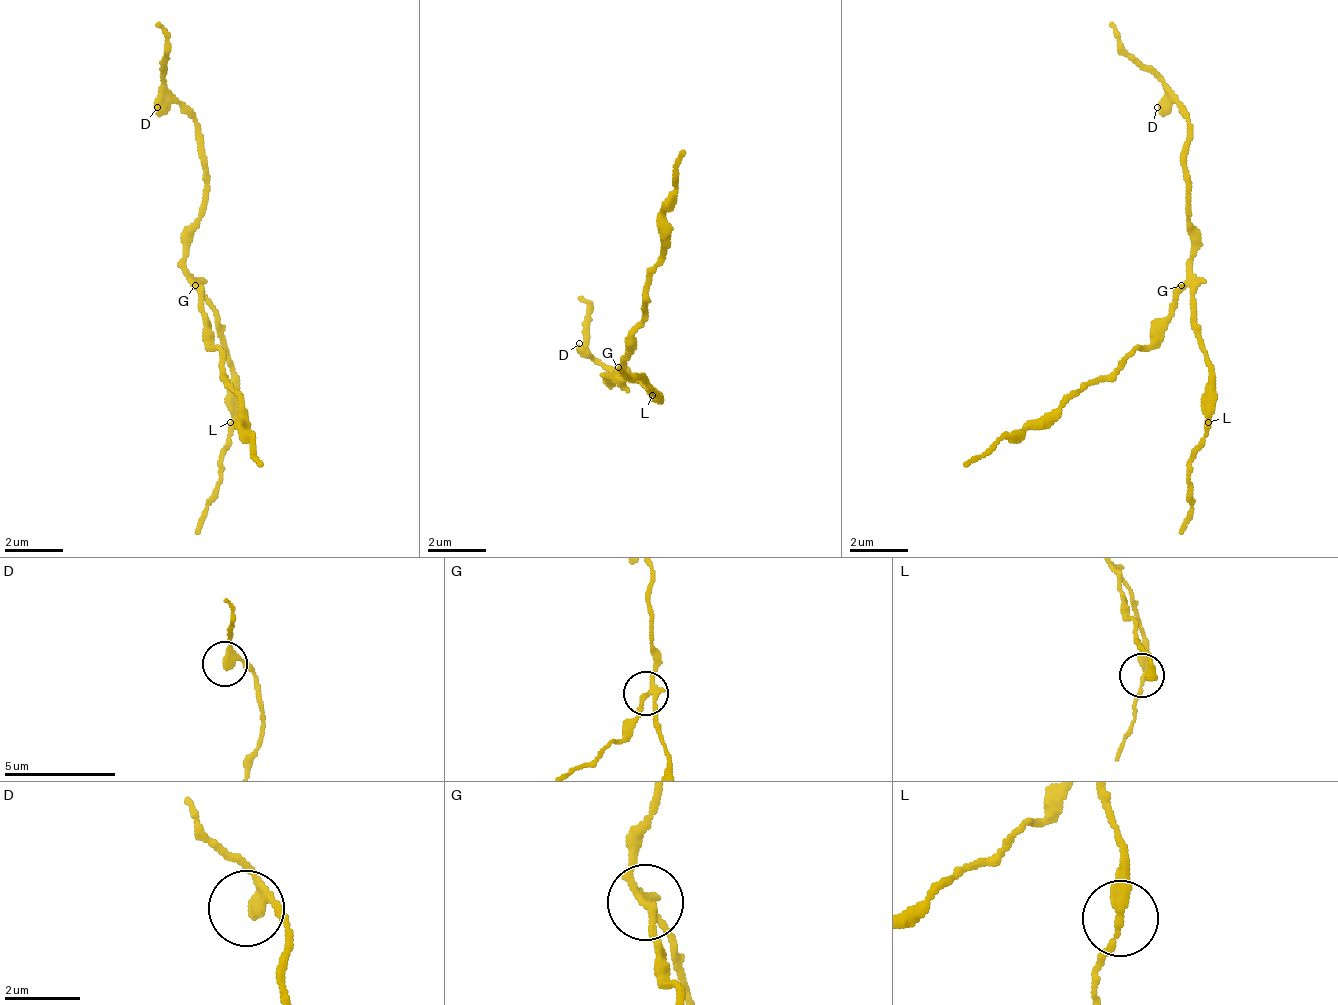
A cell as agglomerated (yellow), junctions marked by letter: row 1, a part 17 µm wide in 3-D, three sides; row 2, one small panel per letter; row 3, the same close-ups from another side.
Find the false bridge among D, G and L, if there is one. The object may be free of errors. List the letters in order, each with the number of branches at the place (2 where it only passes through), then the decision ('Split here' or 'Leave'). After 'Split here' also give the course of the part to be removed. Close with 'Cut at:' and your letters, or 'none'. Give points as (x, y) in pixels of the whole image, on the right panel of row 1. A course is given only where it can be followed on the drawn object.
D: Branches: 2. Leave
G: Branches: 3. Split here. Course of the part to remove: (1179, 283), (1171, 320), (1142, 349), (967, 466)
L: Branches: 2. Leave
Cut at: G

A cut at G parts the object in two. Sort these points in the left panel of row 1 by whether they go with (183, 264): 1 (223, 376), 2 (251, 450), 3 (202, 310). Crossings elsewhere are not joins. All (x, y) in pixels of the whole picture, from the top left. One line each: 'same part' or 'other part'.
1: other part
2: other part
3: other part

